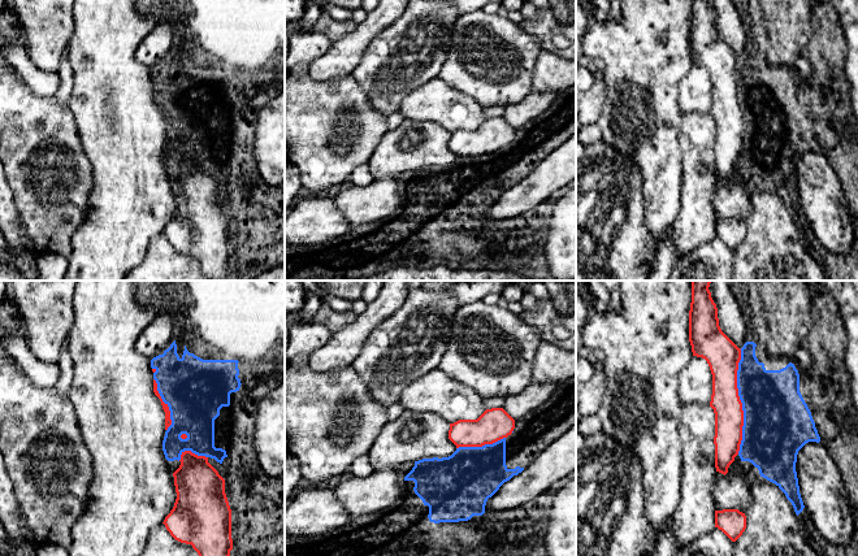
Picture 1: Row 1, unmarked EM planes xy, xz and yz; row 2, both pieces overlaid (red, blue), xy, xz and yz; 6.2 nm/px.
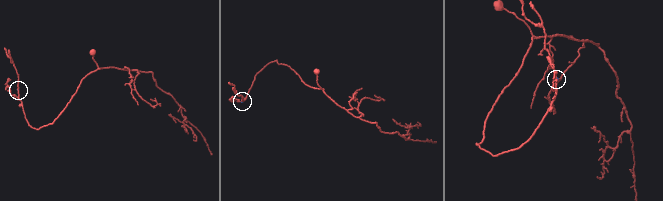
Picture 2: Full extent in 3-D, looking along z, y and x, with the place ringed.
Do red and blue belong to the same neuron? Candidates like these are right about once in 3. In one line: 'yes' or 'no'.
no

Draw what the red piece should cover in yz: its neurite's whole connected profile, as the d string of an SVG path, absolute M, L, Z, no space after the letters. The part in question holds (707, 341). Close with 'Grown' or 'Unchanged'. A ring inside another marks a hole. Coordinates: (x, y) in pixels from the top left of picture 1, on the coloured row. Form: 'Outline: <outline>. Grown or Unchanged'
Outline: M692 281L689 342L693 356L705 359L712 374L710 407L715 413L715 468L725 475L742 440L744 411L737 388L741 349L719 326L710 283Z. Unchanged

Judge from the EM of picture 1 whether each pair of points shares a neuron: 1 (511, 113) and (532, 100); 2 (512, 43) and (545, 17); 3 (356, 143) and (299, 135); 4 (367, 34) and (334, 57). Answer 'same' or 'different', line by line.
1: same
2: different
3: same
4: same

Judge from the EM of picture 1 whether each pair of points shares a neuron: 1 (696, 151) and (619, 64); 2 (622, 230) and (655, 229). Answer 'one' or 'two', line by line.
1: two
2: two

